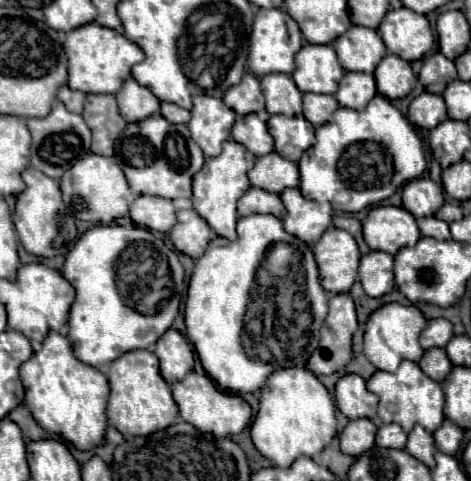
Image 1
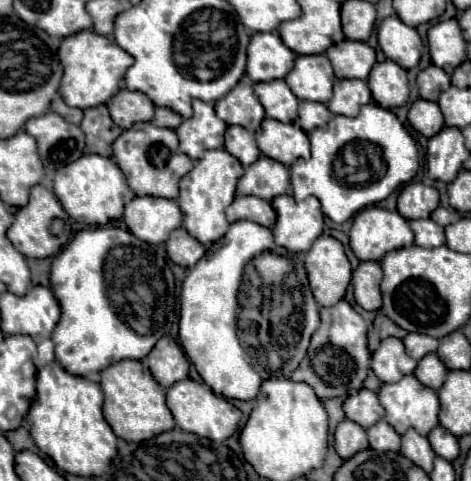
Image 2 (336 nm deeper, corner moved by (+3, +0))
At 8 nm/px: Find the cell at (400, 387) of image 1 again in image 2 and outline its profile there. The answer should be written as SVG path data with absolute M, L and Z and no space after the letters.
M413 374L401 378L393 384L383 384L379 392L379 402L385 406L385 422L405 434L405 430L415 428L419 434L429 434L437 426L439 398L427 386L421 386Z

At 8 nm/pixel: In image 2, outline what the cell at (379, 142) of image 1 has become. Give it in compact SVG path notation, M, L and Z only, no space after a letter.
M373 102L365 104L359 116L355 118L333 116L327 128L313 130L313 134L309 134L309 142L311 142L311 158L297 160L293 166L289 166L293 198L301 202L307 196L315 196L321 202L323 214L329 216L333 222L345 222L359 210L385 200L401 184L407 184L419 170L419 152L409 132L403 128L403 124L397 120L393 112Z

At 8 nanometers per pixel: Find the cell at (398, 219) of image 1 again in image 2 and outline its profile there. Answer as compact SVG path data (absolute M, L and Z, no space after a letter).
M377 206L361 210L349 230L349 246L353 254L363 260L379 262L387 252L413 244L409 222L397 212Z

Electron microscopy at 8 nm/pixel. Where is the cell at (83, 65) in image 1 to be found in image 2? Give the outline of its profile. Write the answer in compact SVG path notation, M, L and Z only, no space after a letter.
M83 30L69 38L63 38L59 46L59 60L63 66L59 92L67 106L81 110L107 104L109 98L117 94L125 70L133 64L133 58L129 58L129 54L125 54L125 50L121 50L111 38L95 34L93 30Z

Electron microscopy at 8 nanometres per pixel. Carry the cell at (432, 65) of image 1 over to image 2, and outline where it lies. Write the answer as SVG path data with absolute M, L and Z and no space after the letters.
M431 64L431 66L427 66L425 70L419 72L417 84L419 84L421 98L431 100L431 102L437 102L439 94L445 92L451 86L451 80L445 74L445 70L441 70L441 68L437 68L437 66Z

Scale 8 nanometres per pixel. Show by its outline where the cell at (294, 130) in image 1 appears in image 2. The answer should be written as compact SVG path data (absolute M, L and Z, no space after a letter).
M265 118L255 132L261 154L273 158L285 166L291 166L297 158L309 158L309 138L295 124L283 124L273 118Z

